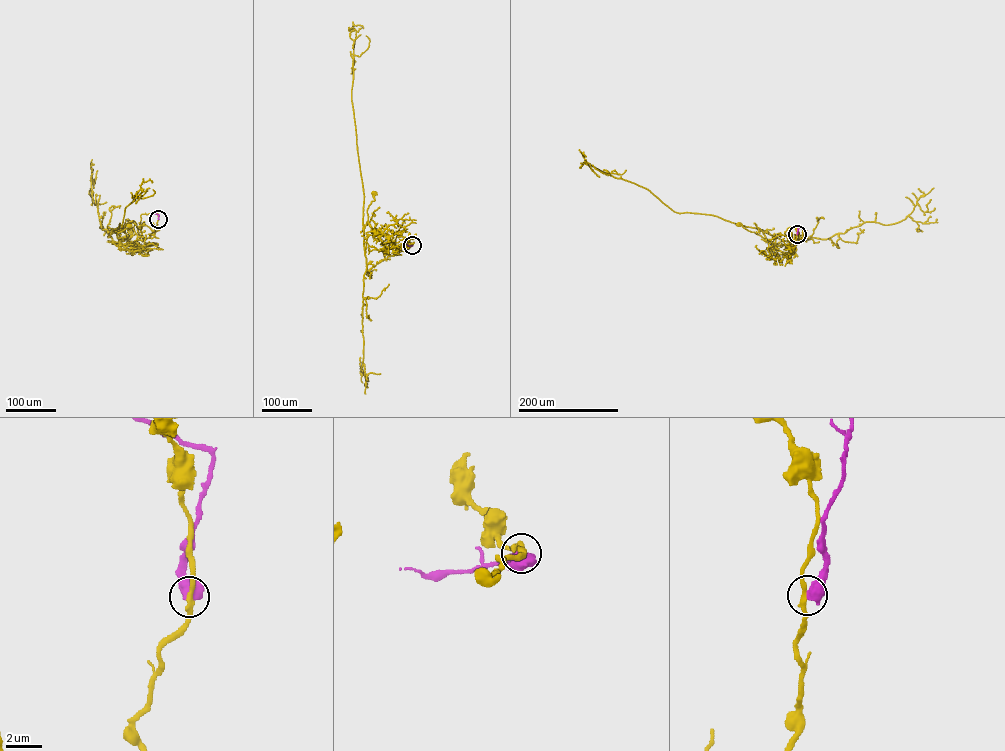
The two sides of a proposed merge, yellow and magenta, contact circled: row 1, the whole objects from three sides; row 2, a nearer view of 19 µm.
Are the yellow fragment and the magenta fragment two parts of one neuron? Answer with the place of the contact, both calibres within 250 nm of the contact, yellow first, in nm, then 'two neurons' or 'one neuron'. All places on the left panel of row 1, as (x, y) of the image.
(158, 219) | 280/550 nm | two neurons

